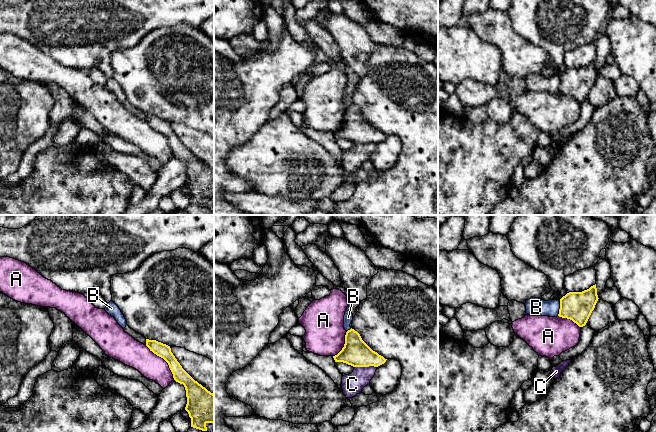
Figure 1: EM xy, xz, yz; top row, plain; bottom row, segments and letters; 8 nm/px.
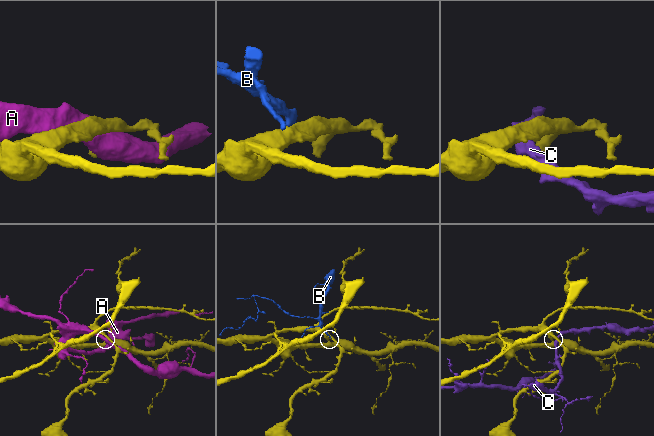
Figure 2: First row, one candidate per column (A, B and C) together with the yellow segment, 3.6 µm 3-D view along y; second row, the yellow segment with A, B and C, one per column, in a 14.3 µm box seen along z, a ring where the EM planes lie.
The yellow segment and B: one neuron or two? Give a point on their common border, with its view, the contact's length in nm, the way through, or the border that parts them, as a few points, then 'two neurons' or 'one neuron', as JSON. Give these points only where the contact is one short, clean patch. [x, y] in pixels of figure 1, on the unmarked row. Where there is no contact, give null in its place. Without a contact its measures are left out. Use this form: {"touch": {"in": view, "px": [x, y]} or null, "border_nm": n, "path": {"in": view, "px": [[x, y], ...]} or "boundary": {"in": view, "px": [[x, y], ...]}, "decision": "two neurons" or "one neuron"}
{"touch": {"in": "yz", "px": [560, 84]}, "border_nm": 130, "boundary": {"in": "yz", "px": [[560, 76], [560, 84], [557, 91]]}, "decision": "two neurons"}

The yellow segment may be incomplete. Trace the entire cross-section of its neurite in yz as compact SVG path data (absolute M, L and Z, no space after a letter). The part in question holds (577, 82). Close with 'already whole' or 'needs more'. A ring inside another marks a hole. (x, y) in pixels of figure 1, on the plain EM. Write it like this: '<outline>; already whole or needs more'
M596 60L582 68L569 68L560 75L558 92L570 95L579 103L583 103L598 75Z; already whole

